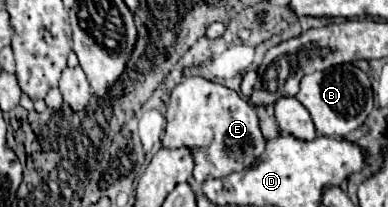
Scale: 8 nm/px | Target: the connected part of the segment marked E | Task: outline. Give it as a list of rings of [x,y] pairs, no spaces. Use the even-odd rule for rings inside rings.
[[[187,77],[171,89],[167,105],[167,127],[163,147],[193,147],[195,171],[193,177],[203,183],[209,177],[225,177],[233,171],[247,169],[265,151],[265,139],[259,131],[255,109],[229,87],[205,77]]]

